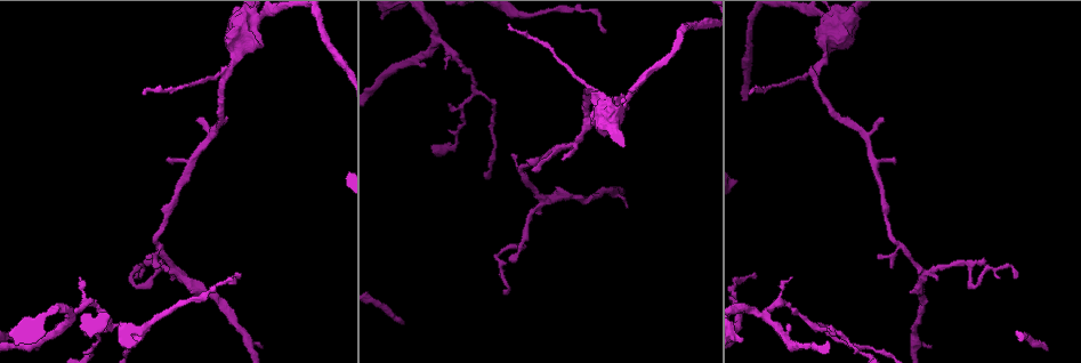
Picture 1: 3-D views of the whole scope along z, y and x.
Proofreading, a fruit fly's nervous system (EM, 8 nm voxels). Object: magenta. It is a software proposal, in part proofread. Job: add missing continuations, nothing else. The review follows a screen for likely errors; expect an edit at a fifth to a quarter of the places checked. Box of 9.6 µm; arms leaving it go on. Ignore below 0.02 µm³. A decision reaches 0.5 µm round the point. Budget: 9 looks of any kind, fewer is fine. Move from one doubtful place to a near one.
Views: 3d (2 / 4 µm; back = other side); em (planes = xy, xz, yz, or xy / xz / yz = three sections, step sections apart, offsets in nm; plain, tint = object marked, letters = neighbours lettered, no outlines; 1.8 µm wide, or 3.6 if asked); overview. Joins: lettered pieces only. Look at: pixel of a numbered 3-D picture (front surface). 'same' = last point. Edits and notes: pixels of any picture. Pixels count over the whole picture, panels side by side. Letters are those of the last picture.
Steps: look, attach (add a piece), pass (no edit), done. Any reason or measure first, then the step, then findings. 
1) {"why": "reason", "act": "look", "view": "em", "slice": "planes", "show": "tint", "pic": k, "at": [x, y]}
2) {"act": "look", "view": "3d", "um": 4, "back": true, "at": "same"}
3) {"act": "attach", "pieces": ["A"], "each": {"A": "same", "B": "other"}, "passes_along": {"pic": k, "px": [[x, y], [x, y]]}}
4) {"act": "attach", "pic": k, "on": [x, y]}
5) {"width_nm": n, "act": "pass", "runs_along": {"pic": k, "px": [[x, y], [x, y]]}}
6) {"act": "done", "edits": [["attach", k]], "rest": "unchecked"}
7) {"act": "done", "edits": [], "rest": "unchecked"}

{"why": "free end", "act": "look", "view": "em", "slice": "planes", "show": "letters", "pic": 1, "at": [882, 119]}

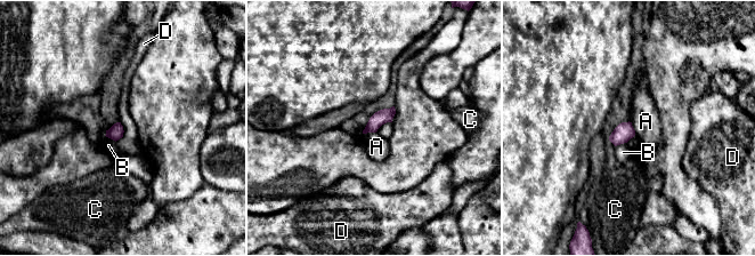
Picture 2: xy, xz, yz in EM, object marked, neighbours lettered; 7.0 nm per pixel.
{"act": "pass", "each": {"A": "other", "B": "other", "C": "other", "D": "other"}, "border": {"pic": 2, "px": [[375, 132], [363, 134]]}, "found": "none of them fits"}

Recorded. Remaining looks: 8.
{"why": "an open end", "act": "look", "view": "em", "slice": "planes", "show": "letters", "pic": 1, "at": [603, 33]}

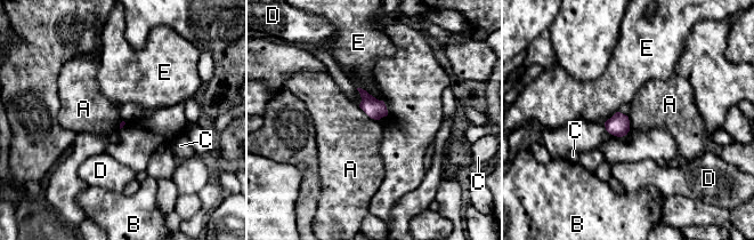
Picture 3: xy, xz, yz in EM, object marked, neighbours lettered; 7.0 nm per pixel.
{"act": "pass", "each": {"A": "other", "B": "other", "C": "other", "D": "other", "E": "other"}, "found": "none of them fits"}

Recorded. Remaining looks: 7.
{"why": "branch stops here", "act": "look", "view": "3d", "um": 2, "pic": 1, "at": [447, 105]}

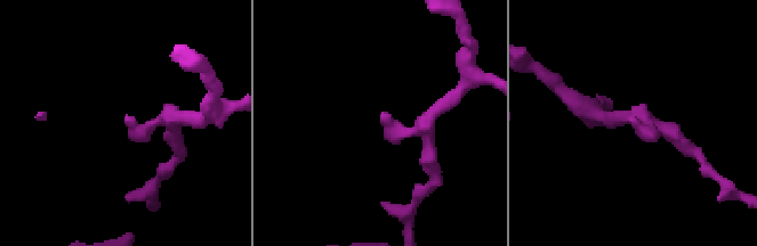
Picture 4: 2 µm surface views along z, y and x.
{"act": "look", "view": "em", "slice": "xz", "step": 8, "show": "letters", "pic": 4, "at": [128, 118]}

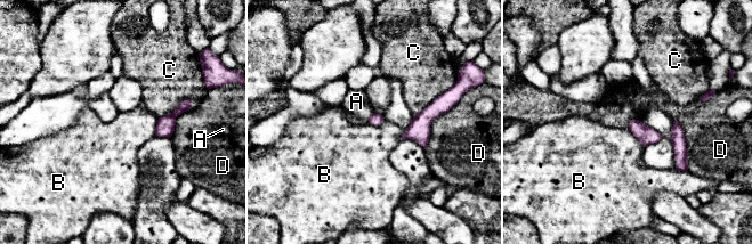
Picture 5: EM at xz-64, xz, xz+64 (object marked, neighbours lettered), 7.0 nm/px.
{"act": "pass", "each": {"A": "other", "B": "other", "C": "other", "D": "other"}, "border": {"pic": 5, "px": [[383, 118], [379, 124], [369, 122]]}, "found": "none of them fits"}

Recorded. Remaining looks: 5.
{"why": "thin end", "act": "look", "view": "em", "slice": "planes", "show": "letters", "pic": 1, "at": [508, 259]}

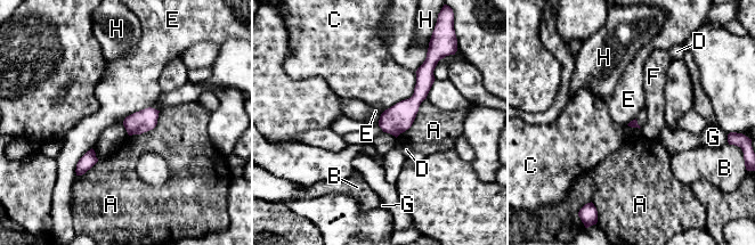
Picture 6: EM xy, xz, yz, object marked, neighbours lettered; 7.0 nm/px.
{"longest_contact_nm": ["A", 360], "act": "pass", "each": {"A": "other", "B": "other", "C": "other", "D": "other", "E": "other", "F": "other", "G": "other", "H": "other"}, "found": "none of them fits"}

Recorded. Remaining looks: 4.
{"act": "done", "edits": [], "rest": "unchecked"}

